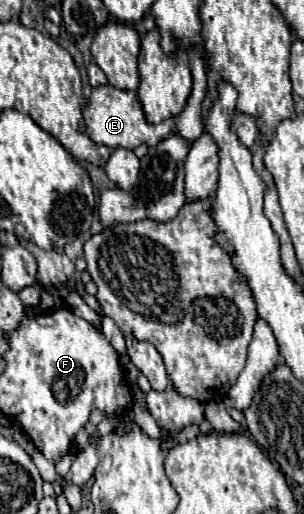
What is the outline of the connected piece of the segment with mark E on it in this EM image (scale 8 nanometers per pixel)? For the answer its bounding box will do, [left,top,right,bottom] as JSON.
[83,84,173,148]

